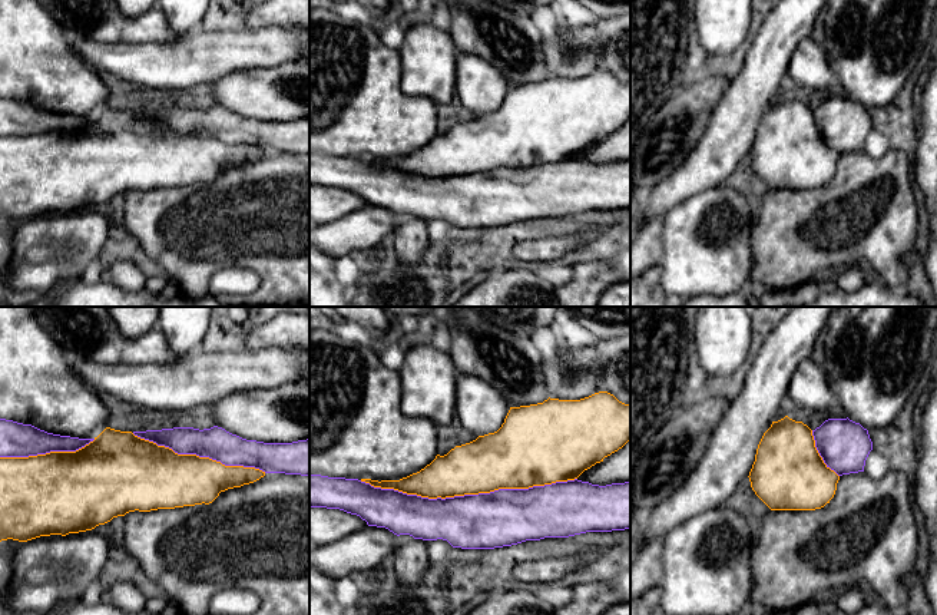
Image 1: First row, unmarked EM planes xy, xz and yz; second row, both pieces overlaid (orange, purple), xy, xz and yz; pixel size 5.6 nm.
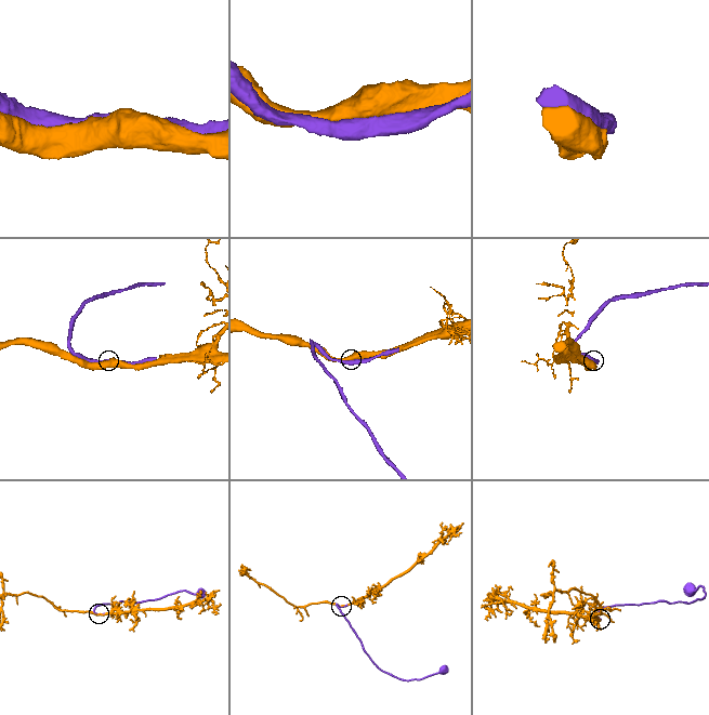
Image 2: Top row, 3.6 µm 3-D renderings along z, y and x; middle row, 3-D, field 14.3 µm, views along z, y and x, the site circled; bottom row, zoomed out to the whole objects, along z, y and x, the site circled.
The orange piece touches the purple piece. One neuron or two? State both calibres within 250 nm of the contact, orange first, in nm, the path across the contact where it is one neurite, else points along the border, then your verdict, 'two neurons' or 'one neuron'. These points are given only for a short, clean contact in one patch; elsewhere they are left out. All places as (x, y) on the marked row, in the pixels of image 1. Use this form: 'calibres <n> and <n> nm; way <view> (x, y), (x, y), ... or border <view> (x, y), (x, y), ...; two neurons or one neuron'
calibres 320 and 320 nm; one neuron

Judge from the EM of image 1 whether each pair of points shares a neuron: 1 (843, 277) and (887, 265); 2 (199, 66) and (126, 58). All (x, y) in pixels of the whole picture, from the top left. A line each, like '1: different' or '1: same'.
1: different
2: same

